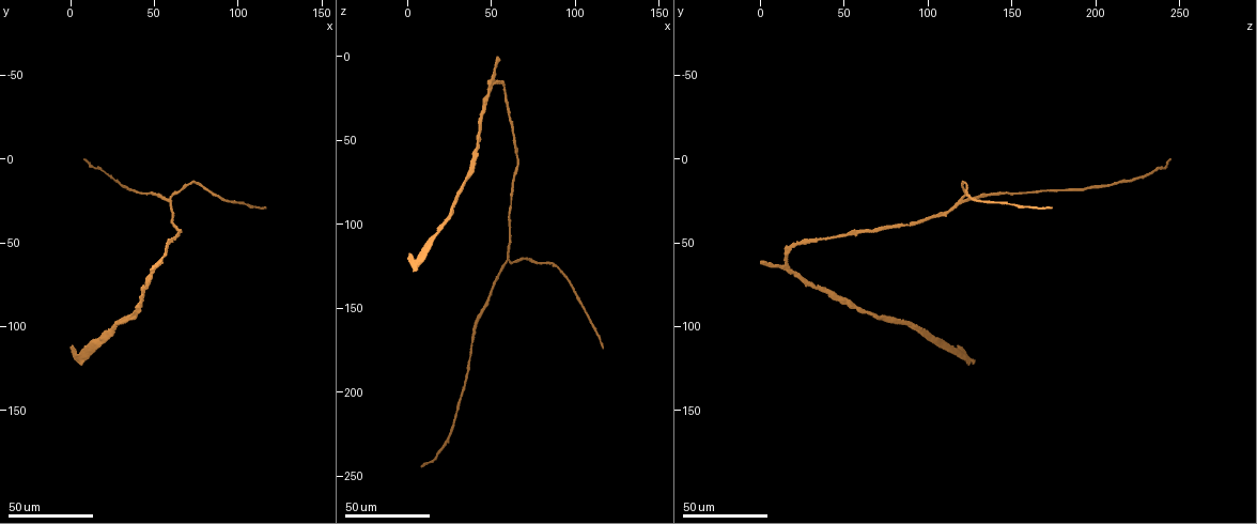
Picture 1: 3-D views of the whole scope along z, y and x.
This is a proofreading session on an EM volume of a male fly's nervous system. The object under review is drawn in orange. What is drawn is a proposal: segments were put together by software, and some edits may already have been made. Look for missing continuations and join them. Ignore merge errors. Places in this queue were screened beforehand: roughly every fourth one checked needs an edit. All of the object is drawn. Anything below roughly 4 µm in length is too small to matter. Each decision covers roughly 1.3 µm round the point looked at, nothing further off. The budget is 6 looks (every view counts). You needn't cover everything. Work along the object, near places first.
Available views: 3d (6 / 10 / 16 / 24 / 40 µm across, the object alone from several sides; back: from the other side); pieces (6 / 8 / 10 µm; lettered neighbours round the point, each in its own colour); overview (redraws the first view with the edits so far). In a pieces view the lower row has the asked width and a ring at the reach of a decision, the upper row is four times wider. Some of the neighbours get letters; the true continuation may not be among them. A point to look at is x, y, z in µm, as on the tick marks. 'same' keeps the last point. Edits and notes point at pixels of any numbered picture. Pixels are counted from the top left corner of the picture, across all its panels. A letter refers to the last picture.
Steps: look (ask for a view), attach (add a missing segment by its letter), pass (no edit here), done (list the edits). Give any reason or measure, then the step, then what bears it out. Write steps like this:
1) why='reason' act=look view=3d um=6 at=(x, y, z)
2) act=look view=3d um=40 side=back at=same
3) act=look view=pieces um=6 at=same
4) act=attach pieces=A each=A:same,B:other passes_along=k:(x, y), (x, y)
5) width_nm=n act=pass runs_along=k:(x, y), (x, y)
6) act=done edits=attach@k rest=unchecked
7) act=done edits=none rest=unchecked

why='an open end' act=look view=3d um=40 at=(54, 61, 0)

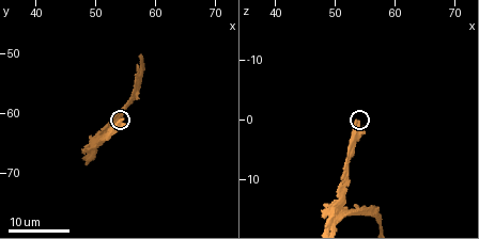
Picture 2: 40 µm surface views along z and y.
act=look view=pieces um=10 at=(54.0, 61.5, 0.5)

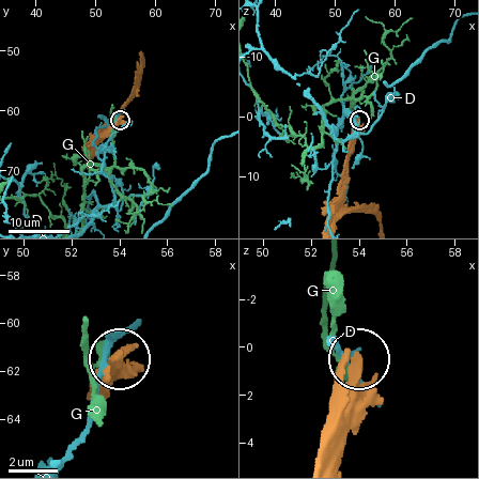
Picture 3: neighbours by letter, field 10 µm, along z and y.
act=pass each=D:other,G:other found='no lettered segment goes on from it'

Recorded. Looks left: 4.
why='an open end' act=look view=3d um=24 at=(7, 122, 124)

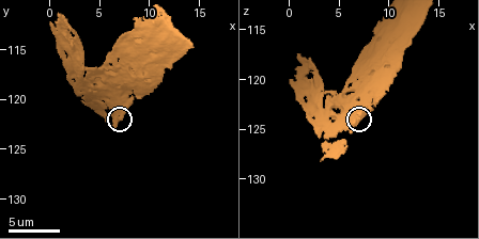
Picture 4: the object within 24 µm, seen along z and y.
act=look view=pieces um=8 at=(6.6, 122.6, 124.2)

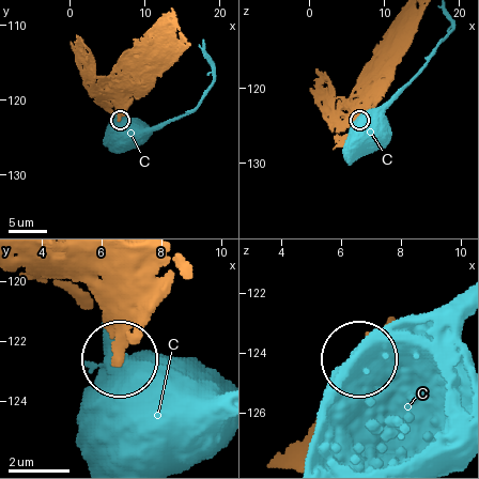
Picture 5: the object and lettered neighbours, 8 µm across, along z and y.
act=pass each=C:other found='no lettered segment goes on from it'

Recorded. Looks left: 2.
why='stops while still wide' act=look view=3d um=24 at=(8, 0, 245)

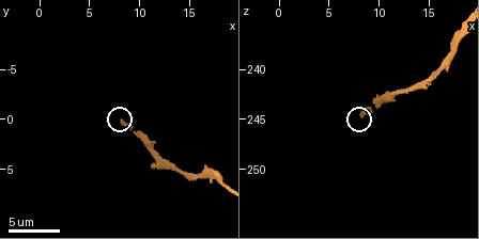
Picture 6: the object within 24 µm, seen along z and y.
why='what lies round it' act=look view=pieces um=10 at=(8.4, 0.2, 244.6)

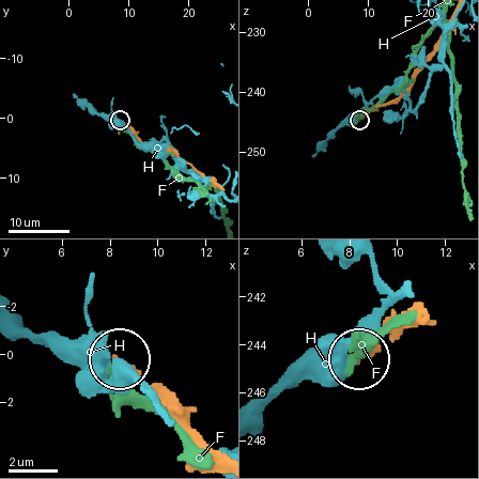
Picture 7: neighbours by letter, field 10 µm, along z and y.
act=pass each=F:other,H:other found='no lettered segment goes on from it'

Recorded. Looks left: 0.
act=done edits=none rest=unchecked

